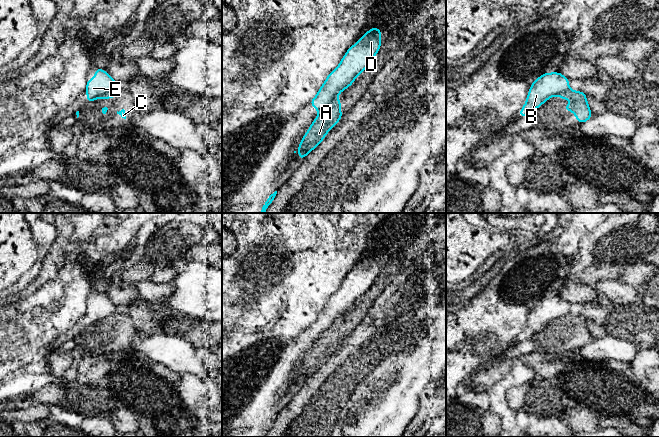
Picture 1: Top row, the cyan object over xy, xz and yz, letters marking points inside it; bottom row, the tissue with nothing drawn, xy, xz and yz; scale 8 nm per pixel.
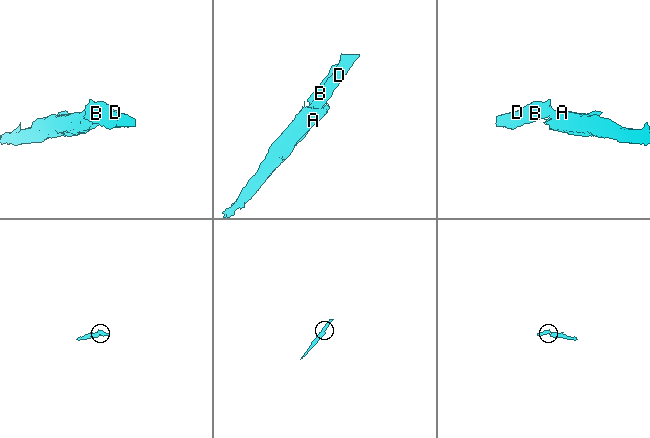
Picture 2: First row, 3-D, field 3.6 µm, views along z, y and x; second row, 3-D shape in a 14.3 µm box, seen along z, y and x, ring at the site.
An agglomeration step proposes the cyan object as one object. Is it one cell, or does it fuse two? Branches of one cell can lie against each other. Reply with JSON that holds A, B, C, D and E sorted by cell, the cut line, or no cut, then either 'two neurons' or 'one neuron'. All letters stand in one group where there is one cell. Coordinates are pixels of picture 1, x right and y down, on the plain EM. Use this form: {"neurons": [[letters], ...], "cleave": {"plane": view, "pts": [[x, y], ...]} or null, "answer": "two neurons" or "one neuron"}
{"neurons": [["A", "C"], ["B", "D", "E"]], "cleave": {"plane": "xz", "pts": [[335, 323], [320, 335]]}, "answer": "two neurons"}

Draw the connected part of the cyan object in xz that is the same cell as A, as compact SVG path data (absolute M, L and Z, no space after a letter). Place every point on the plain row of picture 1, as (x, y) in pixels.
M335 324L328 331L320 335L315 342L309 354L305 357L301 367L298 369L299 383L302 385L308 377L318 371L326 358L337 348L343 341L341 338L341 325Z

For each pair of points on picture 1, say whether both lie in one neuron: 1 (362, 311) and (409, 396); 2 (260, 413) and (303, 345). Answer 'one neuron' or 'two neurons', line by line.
1: two neurons
2: one neuron

